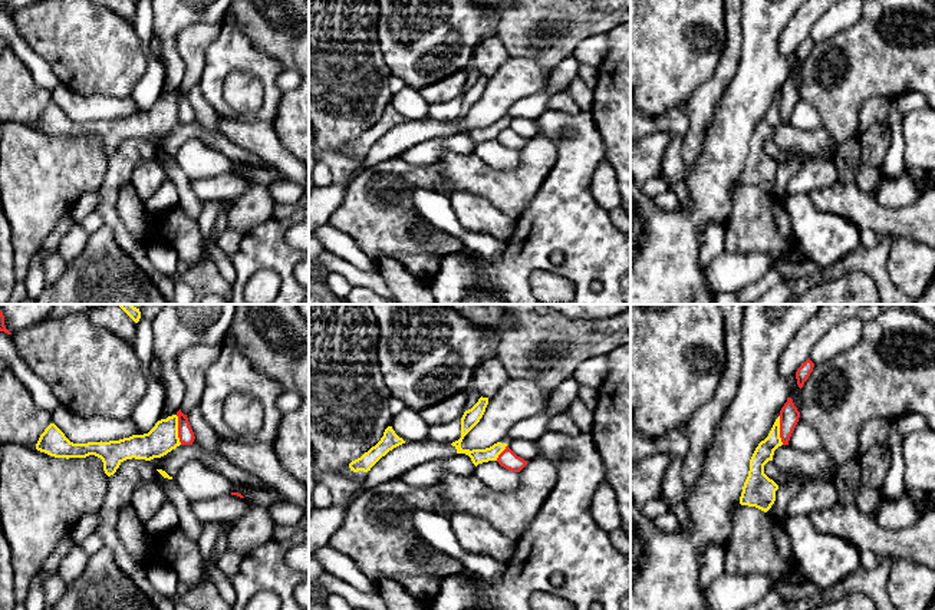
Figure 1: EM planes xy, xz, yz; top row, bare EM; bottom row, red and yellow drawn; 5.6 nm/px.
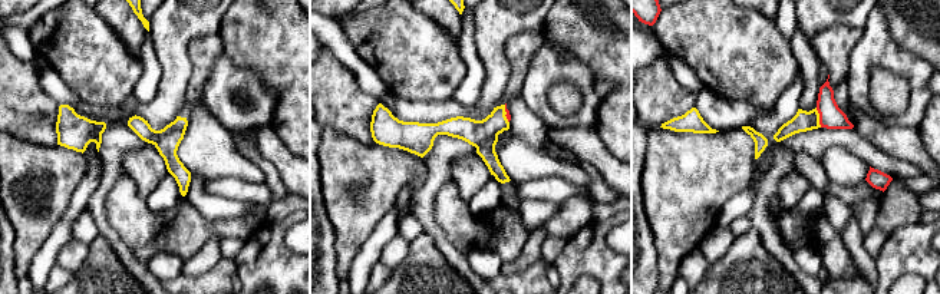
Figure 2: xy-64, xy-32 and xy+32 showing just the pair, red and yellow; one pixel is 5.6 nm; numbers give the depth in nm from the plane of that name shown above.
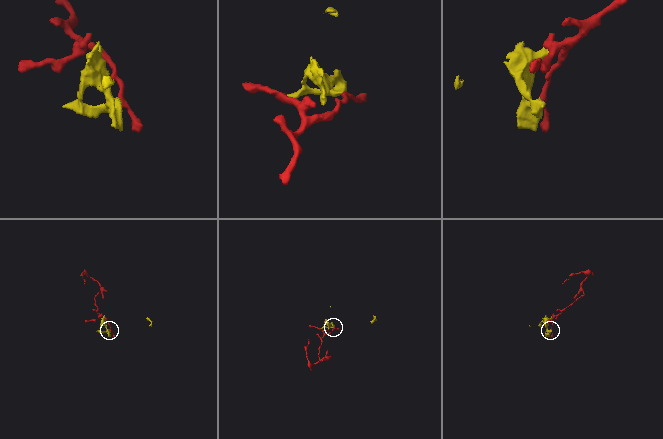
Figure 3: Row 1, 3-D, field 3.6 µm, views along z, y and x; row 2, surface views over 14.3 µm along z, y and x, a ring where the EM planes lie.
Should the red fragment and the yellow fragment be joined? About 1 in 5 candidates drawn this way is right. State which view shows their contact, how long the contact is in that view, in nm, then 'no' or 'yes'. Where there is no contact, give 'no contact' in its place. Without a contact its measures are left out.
meets red in xy; contact 170 nm long; no

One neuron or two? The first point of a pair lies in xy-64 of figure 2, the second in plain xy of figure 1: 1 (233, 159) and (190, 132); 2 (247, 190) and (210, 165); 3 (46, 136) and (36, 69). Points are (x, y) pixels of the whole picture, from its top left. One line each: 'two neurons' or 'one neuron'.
1: two neurons
2: two neurons
3: two neurons

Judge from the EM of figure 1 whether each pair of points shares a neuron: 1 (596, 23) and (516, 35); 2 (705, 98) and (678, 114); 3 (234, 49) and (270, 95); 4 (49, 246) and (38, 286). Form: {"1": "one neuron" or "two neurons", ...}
{"1": "one neuron", "2": "two neurons", "3": "one neuron", "4": "one neuron"}

